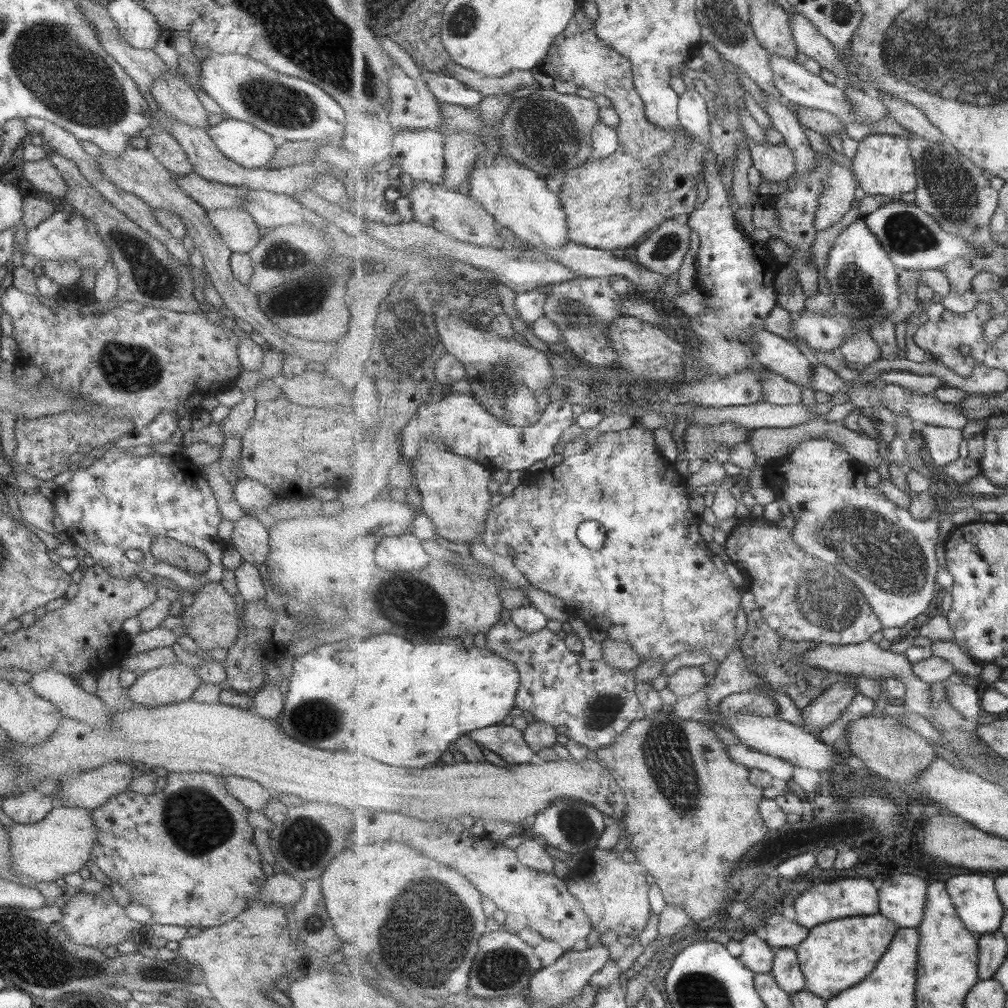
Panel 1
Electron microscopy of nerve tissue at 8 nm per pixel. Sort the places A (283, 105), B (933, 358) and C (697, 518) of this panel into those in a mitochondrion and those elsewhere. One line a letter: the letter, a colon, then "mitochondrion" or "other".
A: mitochondrion
B: other
C: other

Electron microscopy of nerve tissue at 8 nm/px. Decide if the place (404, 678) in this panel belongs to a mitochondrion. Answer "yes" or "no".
no

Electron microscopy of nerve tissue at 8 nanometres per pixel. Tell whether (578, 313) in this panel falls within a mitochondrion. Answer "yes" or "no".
yes

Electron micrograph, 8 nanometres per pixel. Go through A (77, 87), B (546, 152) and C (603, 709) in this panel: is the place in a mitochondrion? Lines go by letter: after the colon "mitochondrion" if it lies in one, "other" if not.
A: mitochondrion
B: mitochondrion
C: mitochondrion

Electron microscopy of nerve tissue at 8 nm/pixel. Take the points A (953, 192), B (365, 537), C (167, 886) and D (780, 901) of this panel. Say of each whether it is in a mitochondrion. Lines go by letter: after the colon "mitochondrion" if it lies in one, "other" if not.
A: mitochondrion
B: mitochondrion
C: other
D: other

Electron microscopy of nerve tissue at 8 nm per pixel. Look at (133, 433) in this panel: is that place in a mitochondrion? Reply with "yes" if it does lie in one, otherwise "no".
no

